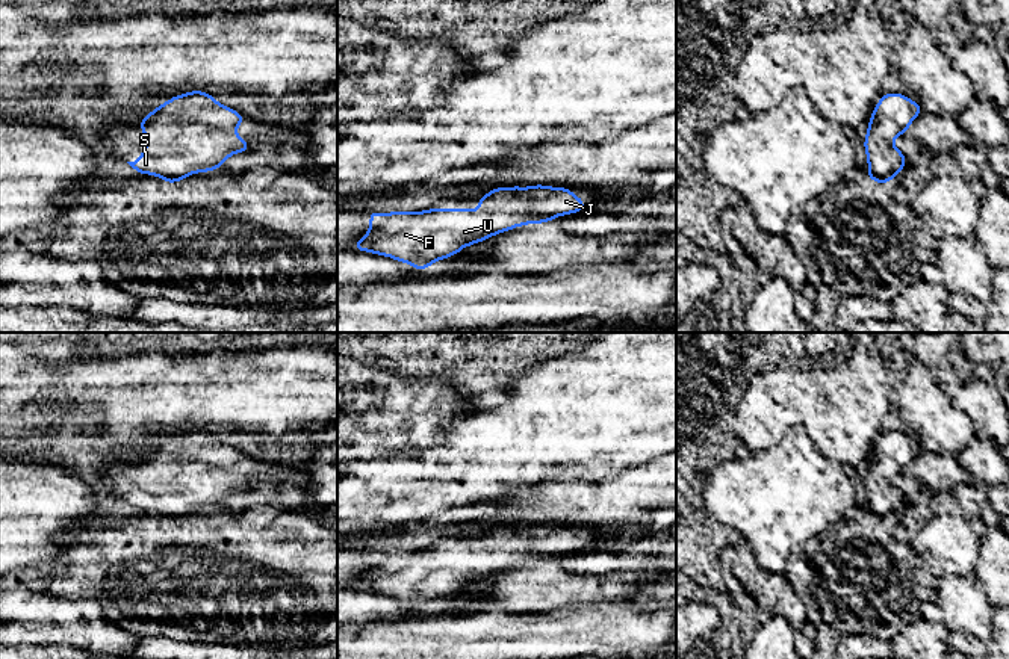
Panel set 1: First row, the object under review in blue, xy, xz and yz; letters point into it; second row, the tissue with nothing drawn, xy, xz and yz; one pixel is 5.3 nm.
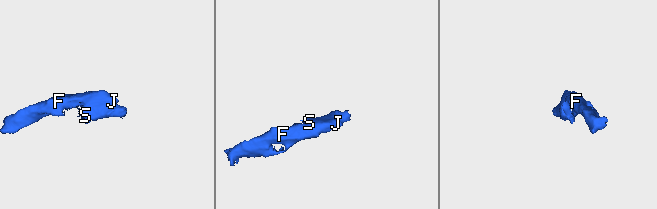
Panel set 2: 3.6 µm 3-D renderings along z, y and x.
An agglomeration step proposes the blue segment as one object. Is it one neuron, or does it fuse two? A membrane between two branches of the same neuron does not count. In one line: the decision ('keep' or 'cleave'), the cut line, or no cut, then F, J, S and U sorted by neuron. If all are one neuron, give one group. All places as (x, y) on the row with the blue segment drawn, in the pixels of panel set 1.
keep; no cut; F J S U

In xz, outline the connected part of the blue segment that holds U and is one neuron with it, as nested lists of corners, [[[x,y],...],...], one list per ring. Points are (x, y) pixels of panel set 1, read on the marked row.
[[[534,184],[495,187],[477,200],[480,207],[369,213],[369,231],[352,248],[410,263],[425,271],[433,263],[520,225],[551,222],[587,207],[570,189]]]

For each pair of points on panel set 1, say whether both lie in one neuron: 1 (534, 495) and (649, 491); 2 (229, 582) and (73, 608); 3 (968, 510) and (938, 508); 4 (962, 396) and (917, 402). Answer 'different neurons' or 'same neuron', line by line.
1: same neuron
2: different neurons
3: same neuron
4: different neurons

